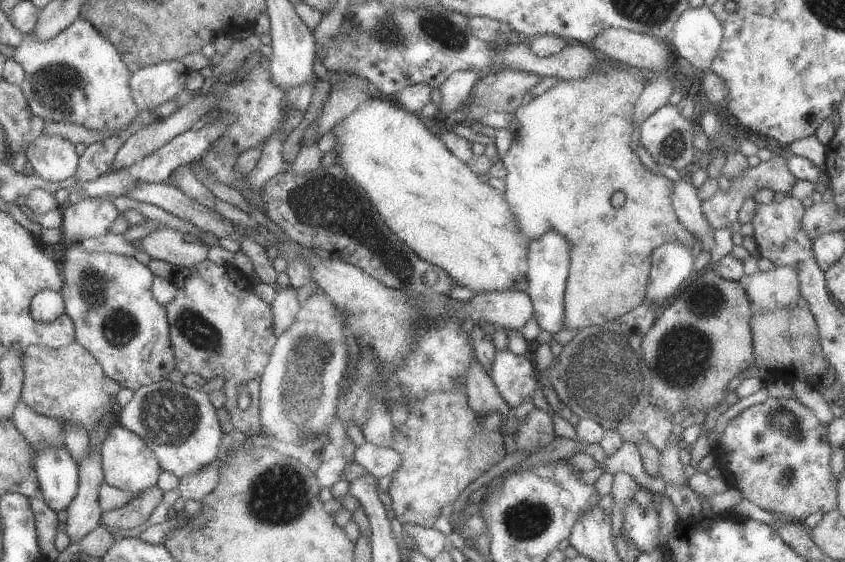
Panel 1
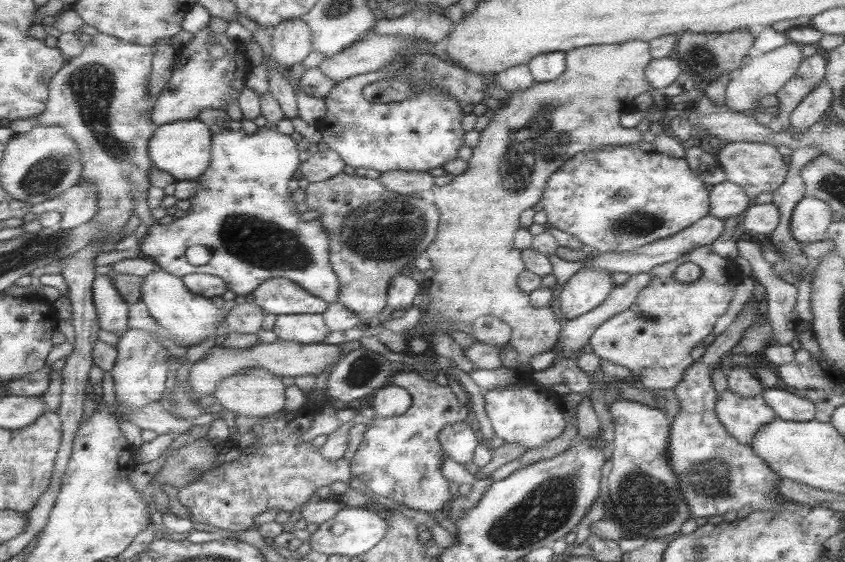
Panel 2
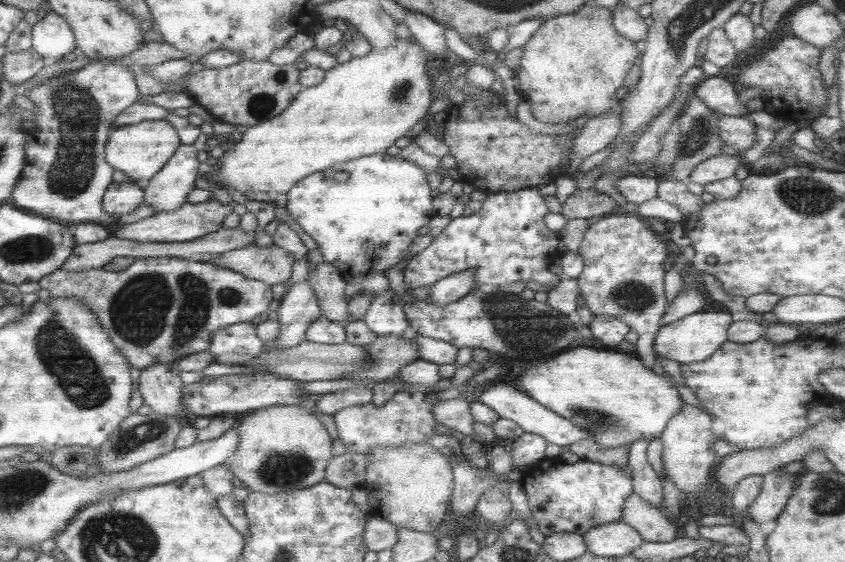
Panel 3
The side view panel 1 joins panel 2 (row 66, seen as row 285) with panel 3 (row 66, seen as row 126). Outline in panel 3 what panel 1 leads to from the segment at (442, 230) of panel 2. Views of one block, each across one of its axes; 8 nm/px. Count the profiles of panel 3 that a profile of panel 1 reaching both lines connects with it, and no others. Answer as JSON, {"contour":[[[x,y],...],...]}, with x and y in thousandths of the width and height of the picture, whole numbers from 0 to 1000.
{"contour":[[[699,5],[693,12],[685,23],[649,30],[618,84],[615,119],[609,123],[615,142],[614,171],[627,185],[630,206],[641,221],[665,222],[682,215],[688,206],[703,212],[721,199],[727,187],[727,167],[737,153],[746,123],[755,112],[757,93],[751,75],[738,68],[727,50],[724,14],[702,11]]]}

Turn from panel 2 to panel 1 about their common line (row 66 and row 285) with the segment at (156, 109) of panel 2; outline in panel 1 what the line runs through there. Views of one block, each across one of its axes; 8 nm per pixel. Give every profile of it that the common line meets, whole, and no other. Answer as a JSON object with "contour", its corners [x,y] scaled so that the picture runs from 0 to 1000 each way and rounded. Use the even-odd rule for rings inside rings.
{"contour":[[[245,459],[239,463],[239,466],[231,470],[230,473],[225,473],[225,477],[211,475],[211,480],[206,486],[204,498],[209,509],[209,518],[206,525],[206,530],[204,530],[201,537],[198,537],[194,543],[194,548],[198,555],[200,603],[205,619],[209,657],[213,658],[213,662],[215,662],[218,667],[222,664],[236,665],[243,676],[243,683],[245,683],[247,676],[254,674],[256,671],[264,673],[266,681],[264,683],[263,696],[265,696],[267,706],[267,726],[271,730],[277,767],[284,769],[286,772],[293,770],[295,774],[304,770],[307,767],[307,687],[309,681],[309,669],[312,662],[312,657],[315,655],[315,649],[317,648],[322,617],[324,616],[325,605],[328,603],[323,593],[323,562],[321,557],[321,541],[312,537],[307,530],[307,527],[303,527],[298,520],[298,509],[296,498],[293,498],[293,491],[291,491],[291,488],[289,488],[289,484],[282,475],[276,475],[273,470],[258,472]],[[286,681],[289,681],[292,689],[292,696],[295,698],[295,706],[297,712],[293,726],[289,730],[284,730],[280,722],[282,689]]]}

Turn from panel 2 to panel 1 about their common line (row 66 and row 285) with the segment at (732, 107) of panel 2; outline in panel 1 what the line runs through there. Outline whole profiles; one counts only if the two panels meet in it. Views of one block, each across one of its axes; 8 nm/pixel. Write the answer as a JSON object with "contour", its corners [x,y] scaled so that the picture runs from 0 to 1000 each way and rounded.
{"contour":[[[935,473],[916,475],[885,489],[879,507],[889,553],[916,555],[944,532],[944,486]]]}

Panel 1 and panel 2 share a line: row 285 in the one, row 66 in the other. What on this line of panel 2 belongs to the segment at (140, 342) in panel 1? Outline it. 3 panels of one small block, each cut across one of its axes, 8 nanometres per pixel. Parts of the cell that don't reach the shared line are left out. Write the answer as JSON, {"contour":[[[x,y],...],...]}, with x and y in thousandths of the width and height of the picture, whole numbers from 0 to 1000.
{"contour":[[[115,57],[109,64],[109,75],[101,82],[95,96],[80,105],[76,117],[59,137],[53,196],[41,210],[45,224],[73,228],[92,260],[98,294],[96,320],[110,324],[116,342],[116,377],[107,393],[121,399],[127,407],[124,418],[141,420],[142,406],[148,404],[155,391],[159,381],[157,335],[175,343],[178,333],[174,310],[182,295],[174,274],[174,262],[185,230],[176,214],[176,199],[182,189],[182,174],[178,174],[175,160],[180,103],[180,82],[144,75],[128,60]]]}

